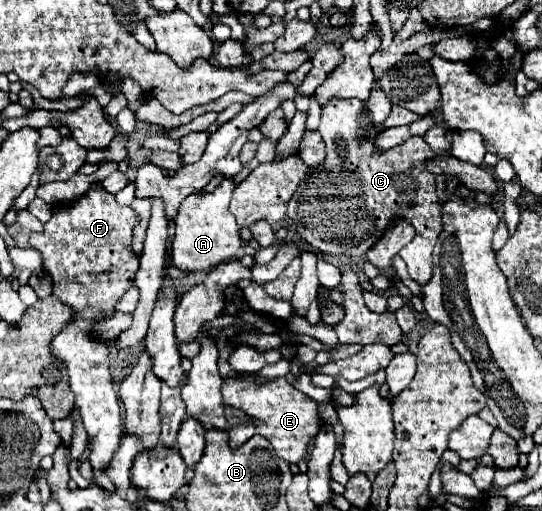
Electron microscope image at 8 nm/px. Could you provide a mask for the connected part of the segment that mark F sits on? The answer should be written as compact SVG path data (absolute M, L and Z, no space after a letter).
M94 182L84 196L56 204L44 230L32 232L28 238L30 246L42 254L42 266L52 278L52 296L72 310L70 322L50 342L50 354L66 366L72 392L76 394L76 408L92 440L92 454L88 460L94 468L94 480L106 492L114 492L114 484L102 470L118 450L122 422L108 364L112 340L96 340L90 332L102 318L114 314L116 302L134 284L138 256L132 250L132 232L136 222L140 222L140 218L136 218L132 206L118 204L116 196L106 192L102 182Z

